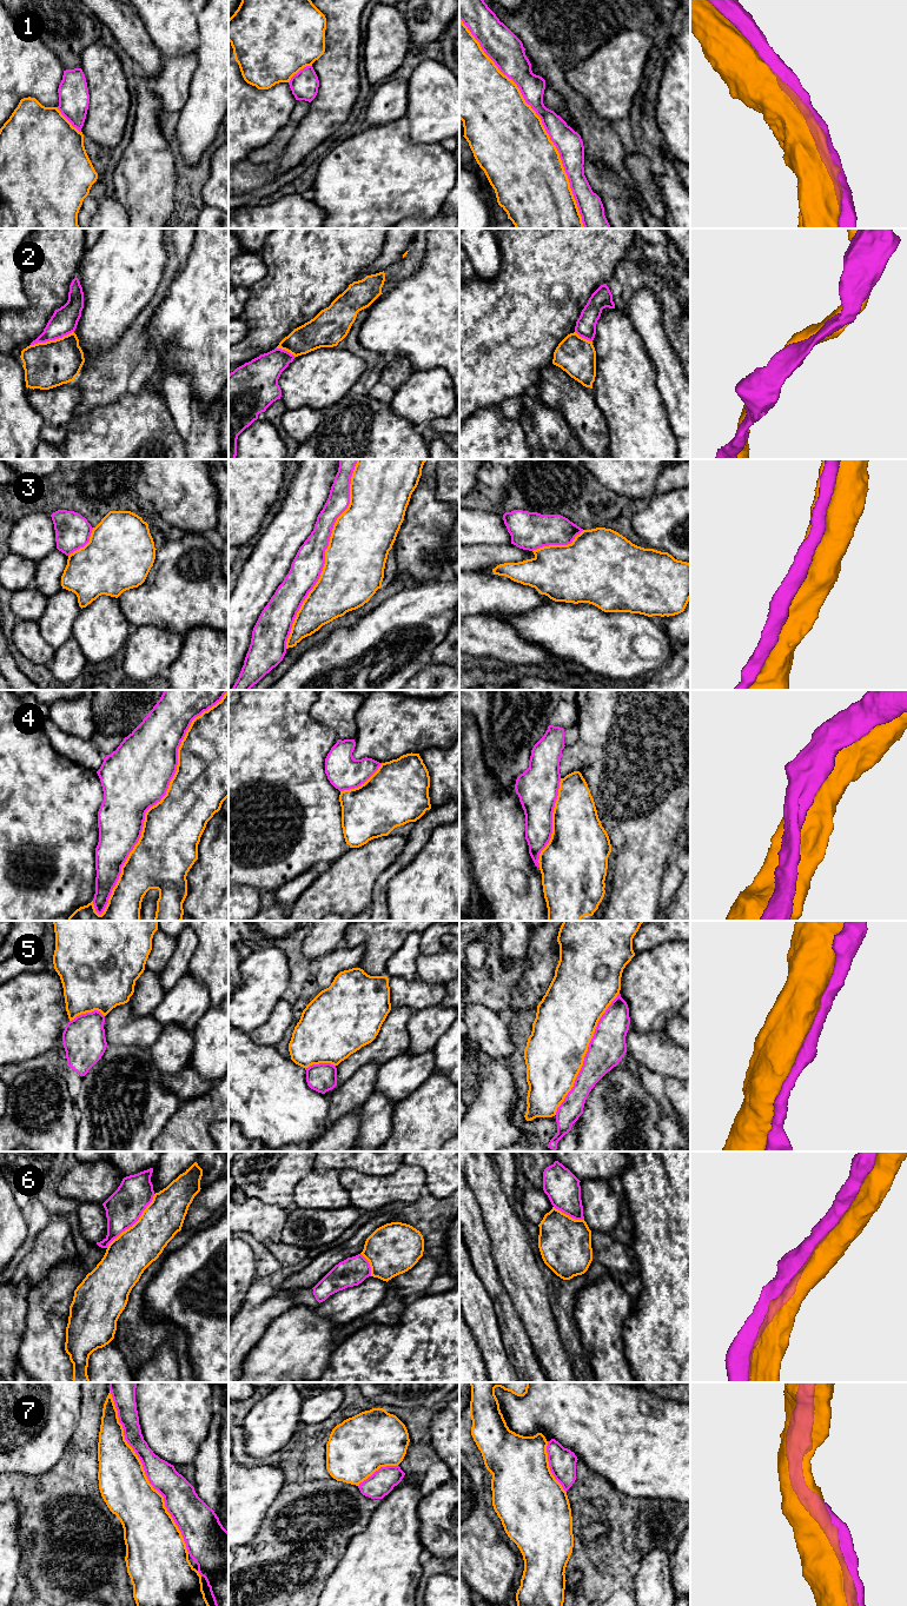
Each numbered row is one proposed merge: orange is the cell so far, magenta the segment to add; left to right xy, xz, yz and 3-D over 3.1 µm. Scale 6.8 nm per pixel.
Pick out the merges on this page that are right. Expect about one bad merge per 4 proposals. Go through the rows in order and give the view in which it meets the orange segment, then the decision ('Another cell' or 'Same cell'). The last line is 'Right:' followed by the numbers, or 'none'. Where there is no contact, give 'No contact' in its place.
1: Touches orange in yz. Same cell
2: Touches orange in xy. Same cell
3: Touches orange in xz. Same cell
4: Touches orange in xy. Same cell
5: Touches orange in yz. Same cell
6: Touches orange in xy. Same cell
7: Touches orange in xy. Same cell
Right: 1, 2, 3, 4, 5, 6, 7

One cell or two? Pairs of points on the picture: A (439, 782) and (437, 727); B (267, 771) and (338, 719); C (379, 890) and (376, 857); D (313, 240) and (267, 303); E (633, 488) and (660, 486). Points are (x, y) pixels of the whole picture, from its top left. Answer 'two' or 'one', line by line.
A: two
B: two
C: two
D: one
E: two

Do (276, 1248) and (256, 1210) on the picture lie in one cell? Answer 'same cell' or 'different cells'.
same cell

